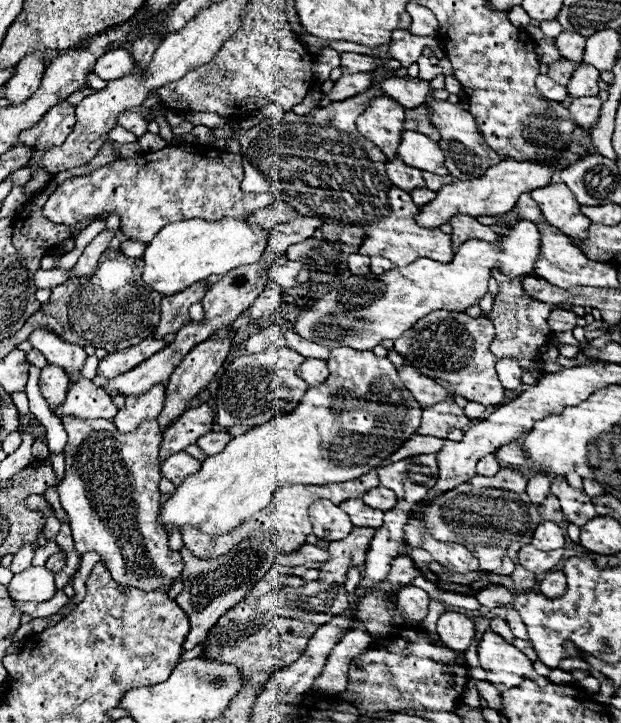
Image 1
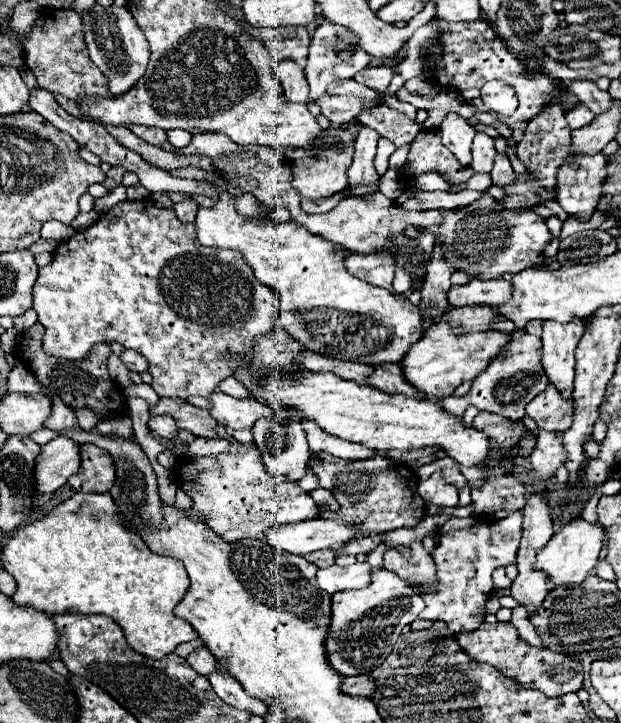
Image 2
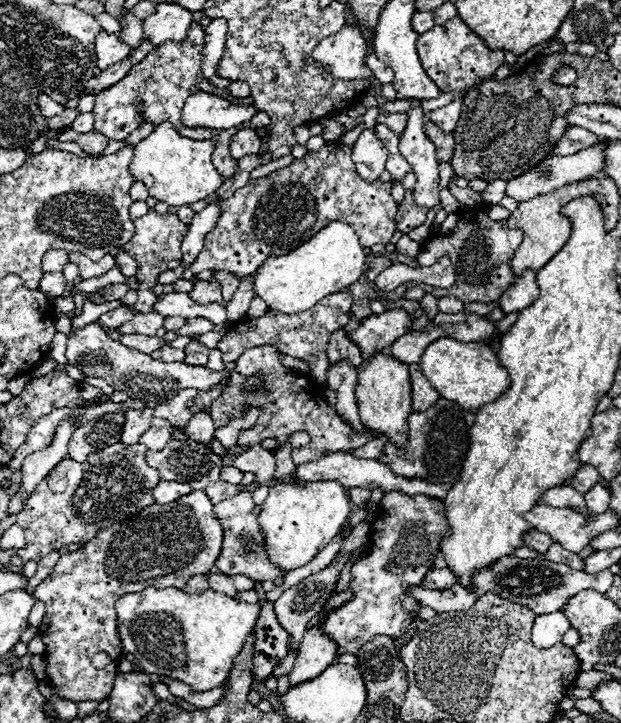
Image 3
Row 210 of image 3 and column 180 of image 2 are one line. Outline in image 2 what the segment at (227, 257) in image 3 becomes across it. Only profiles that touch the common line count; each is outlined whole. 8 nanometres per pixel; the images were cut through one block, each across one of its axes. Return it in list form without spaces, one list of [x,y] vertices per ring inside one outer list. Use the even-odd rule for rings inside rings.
[[[124,200],[124,202],[118,202],[114,208],[110,208],[108,212],[104,212],[98,218],[98,222],[94,222],[92,226],[88,226],[84,230],[78,230],[72,238],[68,238],[54,250],[52,262],[48,266],[40,268],[40,278],[34,286],[34,310],[38,312],[40,324],[46,328],[42,342],[44,342],[44,352],[48,352],[50,356],[58,356],[58,358],[66,358],[66,360],[80,360],[86,356],[86,352],[90,352],[92,344],[98,344],[98,342],[110,344],[116,340],[124,348],[132,348],[132,350],[140,352],[148,360],[148,368],[152,374],[152,386],[160,396],[188,398],[188,396],[210,396],[212,392],[216,392],[218,384],[224,378],[234,374],[234,370],[240,366],[240,358],[250,358],[254,340],[262,334],[268,334],[276,326],[278,296],[276,296],[276,292],[272,292],[272,288],[268,288],[256,280],[252,268],[246,264],[244,256],[238,250],[202,246],[196,238],[194,224],[180,222],[172,208],[158,208],[150,200],[136,200],[136,202]]]

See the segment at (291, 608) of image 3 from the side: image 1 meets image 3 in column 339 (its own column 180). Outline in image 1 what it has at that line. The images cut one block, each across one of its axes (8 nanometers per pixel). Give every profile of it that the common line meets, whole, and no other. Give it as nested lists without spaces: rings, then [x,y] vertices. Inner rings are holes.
[[[64,418],[64,428],[68,432],[68,444],[64,448],[66,456],[66,476],[58,484],[60,502],[70,518],[74,550],[78,556],[86,552],[98,552],[100,562],[106,564],[112,578],[122,586],[134,586],[140,590],[162,590],[170,592],[174,580],[182,576],[182,556],[168,548],[168,538],[164,530],[158,526],[160,512],[160,462],[158,462],[158,446],[162,440],[162,432],[158,422],[144,422],[140,430],[132,434],[120,434],[116,426],[108,420],[84,422],[76,418]]]

